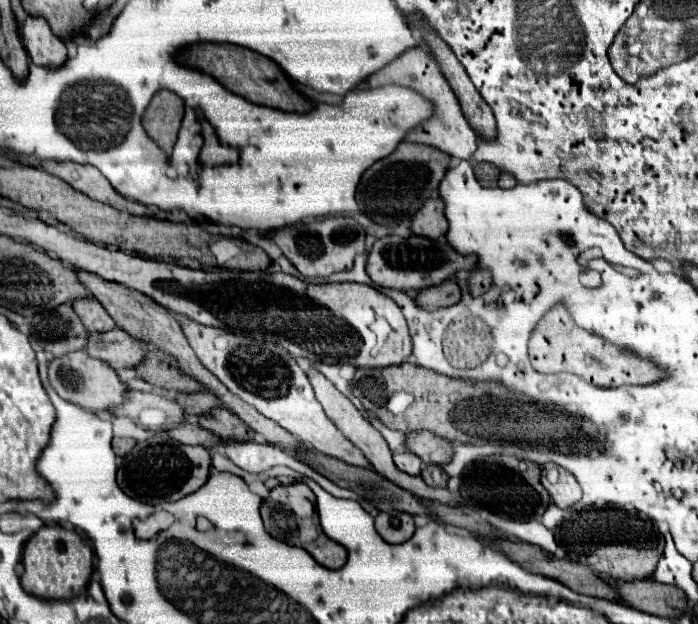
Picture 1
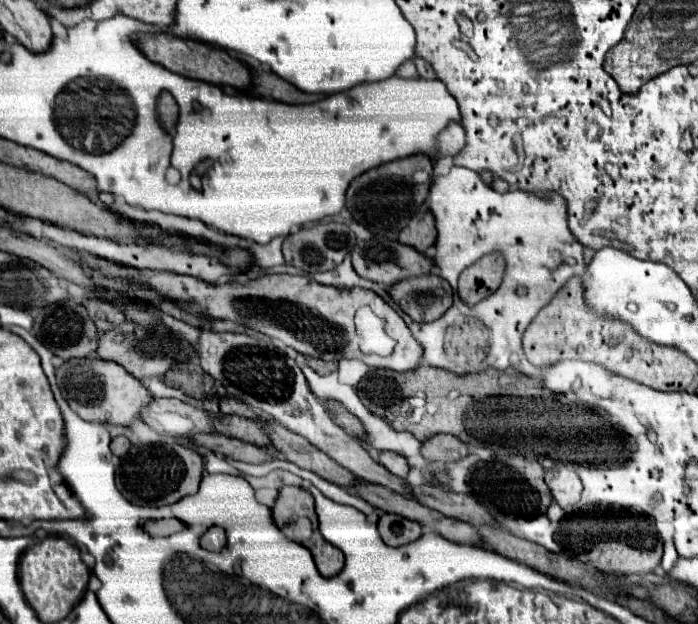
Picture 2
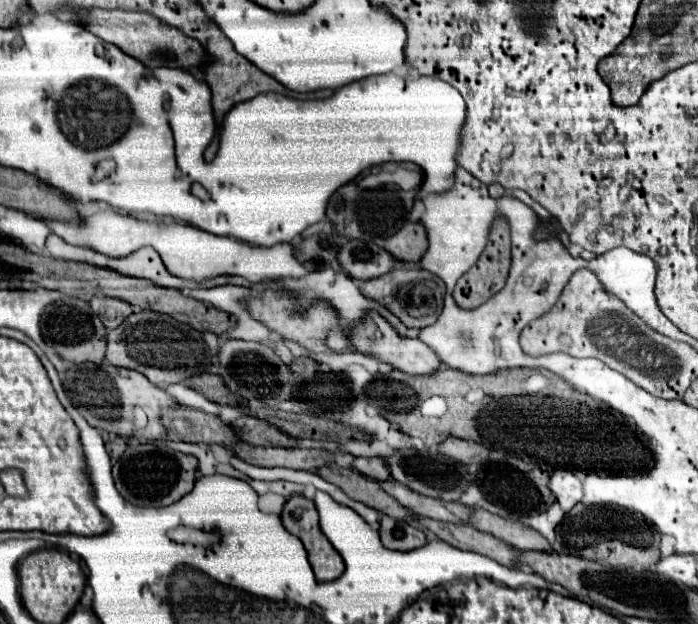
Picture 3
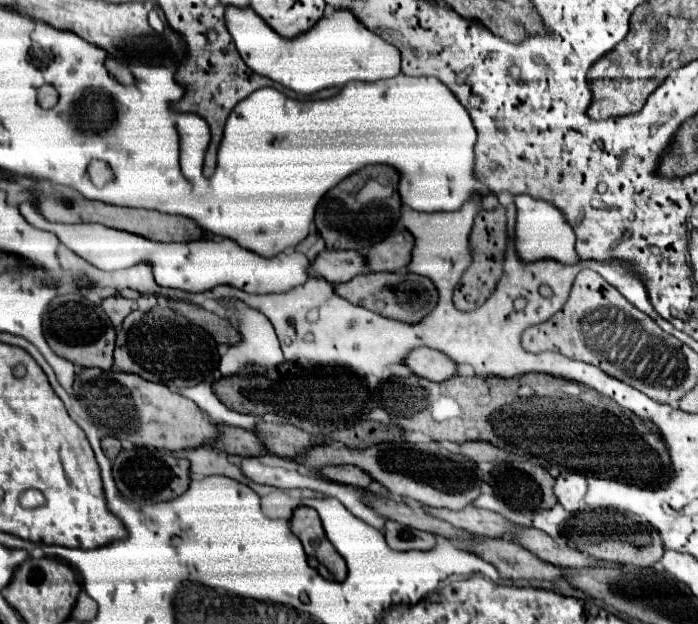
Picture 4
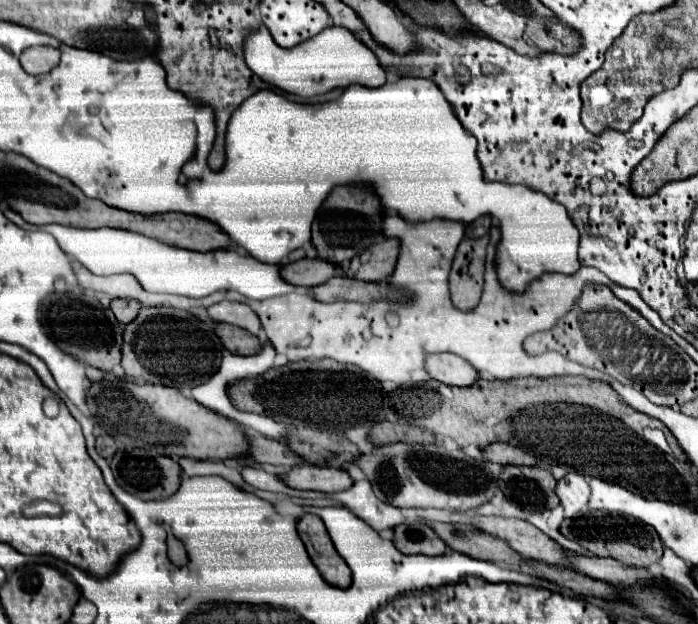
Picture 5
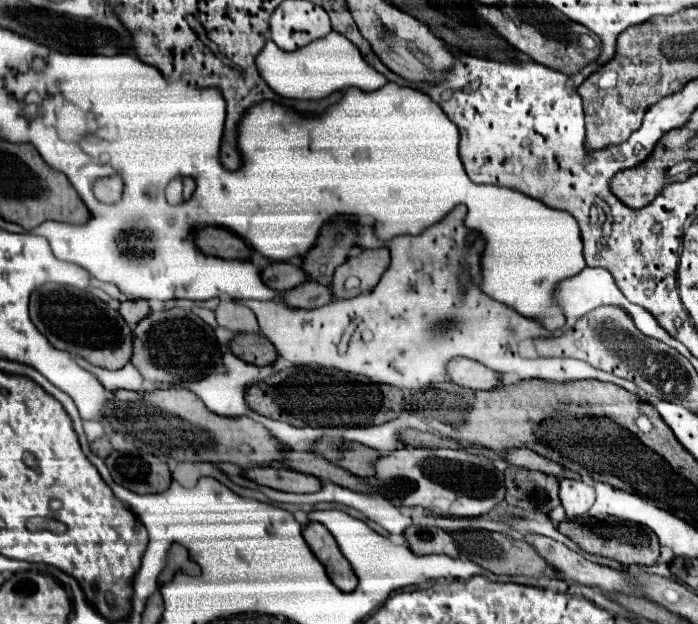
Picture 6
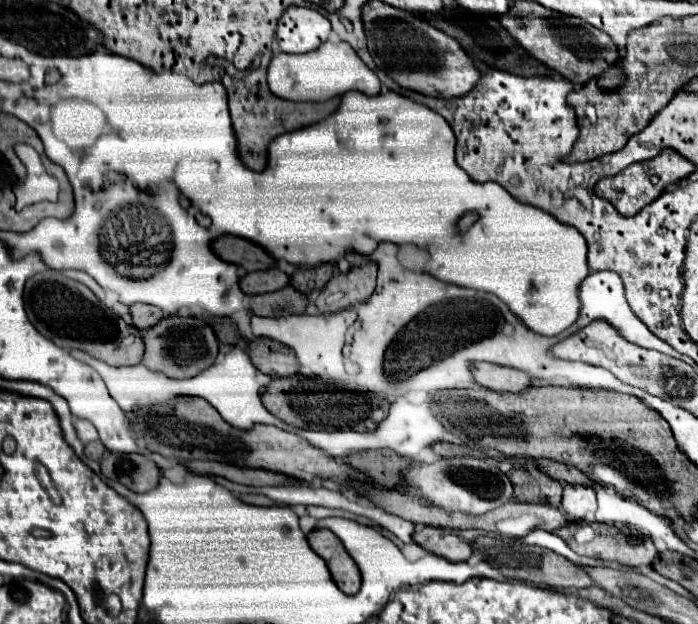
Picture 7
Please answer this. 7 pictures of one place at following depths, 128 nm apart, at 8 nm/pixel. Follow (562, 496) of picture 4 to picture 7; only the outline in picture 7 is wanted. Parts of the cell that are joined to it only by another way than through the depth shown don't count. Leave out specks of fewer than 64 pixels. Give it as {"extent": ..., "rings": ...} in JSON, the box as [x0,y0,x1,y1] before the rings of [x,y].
{"extent":[562,486,596,522],"rings":[[[564,486],[562,508],[568,516],[576,518],[578,522],[592,522],[596,512],[596,494],[592,488],[584,486]]]}

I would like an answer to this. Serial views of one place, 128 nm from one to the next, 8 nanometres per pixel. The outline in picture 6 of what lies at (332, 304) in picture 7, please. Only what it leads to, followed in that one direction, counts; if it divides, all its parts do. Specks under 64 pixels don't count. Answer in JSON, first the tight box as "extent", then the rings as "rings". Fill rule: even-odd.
{"extent":[332,248,390,300],"rings":[[[376,248],[376,250],[362,250],[356,258],[348,258],[336,272],[332,278],[332,300],[342,300],[342,298],[352,298],[360,292],[368,292],[372,290],[382,272],[388,268],[390,264],[390,252],[388,248]],[[346,278],[360,278],[360,286],[346,290],[344,282]]]}

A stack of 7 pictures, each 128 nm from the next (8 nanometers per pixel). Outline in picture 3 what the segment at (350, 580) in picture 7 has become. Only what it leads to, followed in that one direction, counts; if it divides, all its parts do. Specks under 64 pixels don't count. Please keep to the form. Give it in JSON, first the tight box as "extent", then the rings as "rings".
{"extent":[282,496,344,582],"rings":[[[292,496],[282,512],[284,528],[298,536],[308,552],[308,562],[320,582],[336,580],[344,572],[344,560],[328,542],[318,526],[318,512],[312,500],[304,496]]]}

